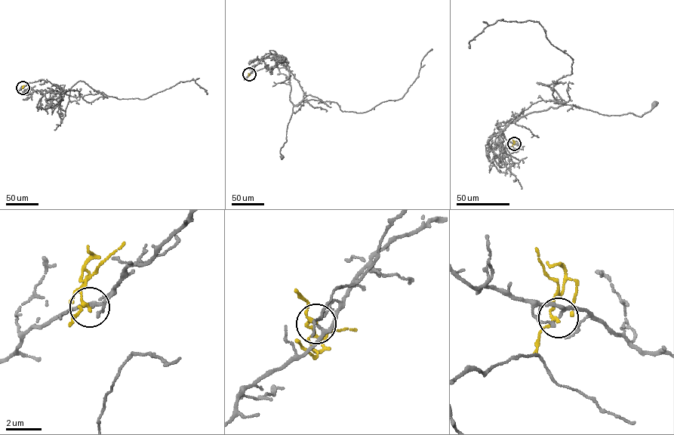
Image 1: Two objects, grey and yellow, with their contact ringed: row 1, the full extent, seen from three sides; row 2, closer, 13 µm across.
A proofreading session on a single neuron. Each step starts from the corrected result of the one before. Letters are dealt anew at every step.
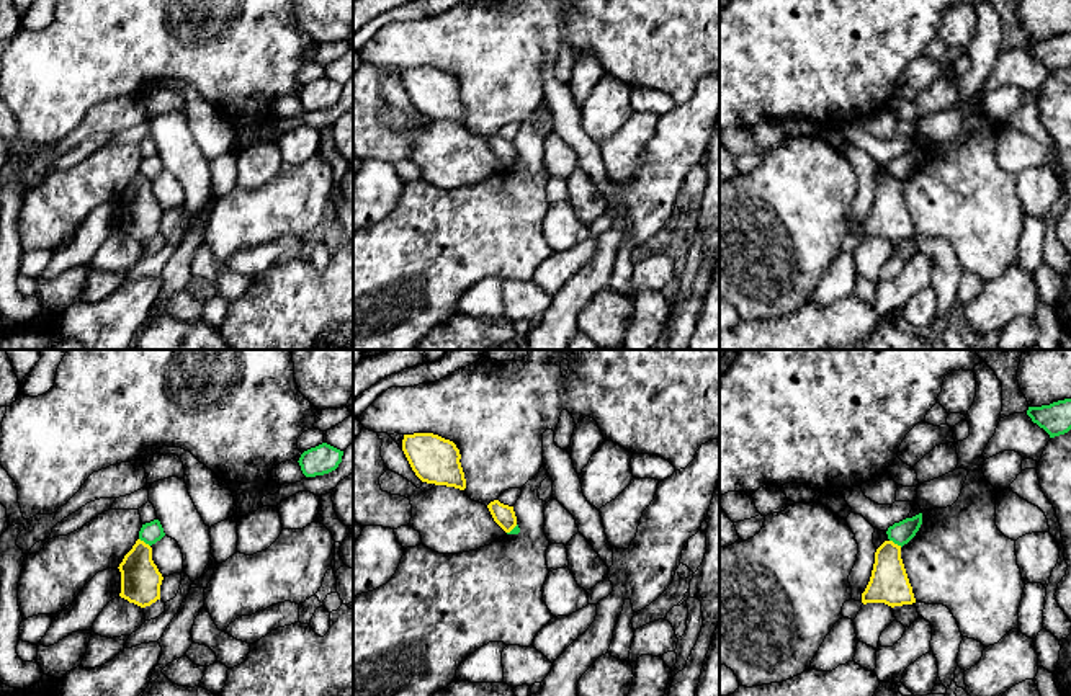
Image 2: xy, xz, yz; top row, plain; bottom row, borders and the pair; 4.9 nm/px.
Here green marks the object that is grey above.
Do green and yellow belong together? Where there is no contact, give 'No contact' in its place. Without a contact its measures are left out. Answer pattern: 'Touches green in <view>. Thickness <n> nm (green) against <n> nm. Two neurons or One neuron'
Touches green in yz. Thickness 110 nm (green) against 190 nm. Two neurons

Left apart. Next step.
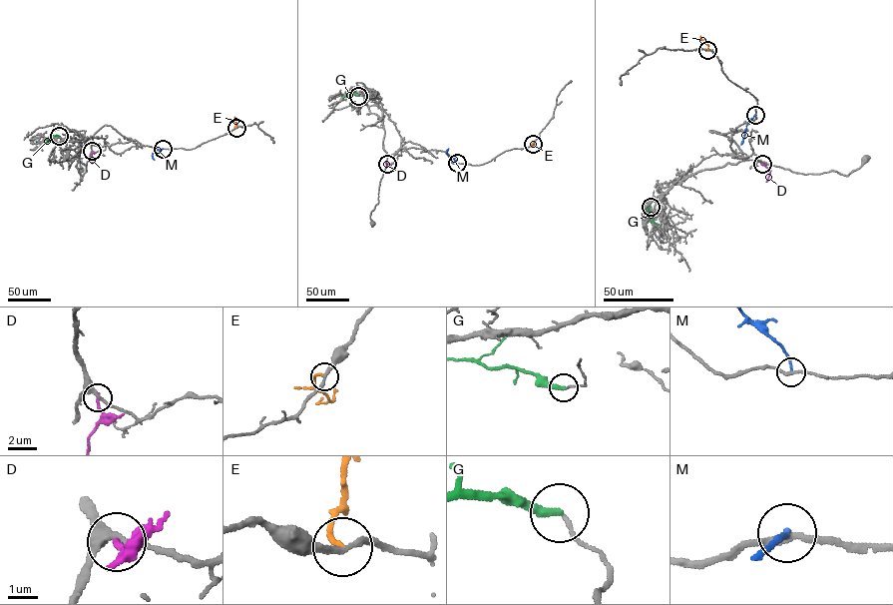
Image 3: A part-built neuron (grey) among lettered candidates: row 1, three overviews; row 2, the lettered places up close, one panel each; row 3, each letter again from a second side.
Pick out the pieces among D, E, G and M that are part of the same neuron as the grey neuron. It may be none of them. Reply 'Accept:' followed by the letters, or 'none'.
Accept: none

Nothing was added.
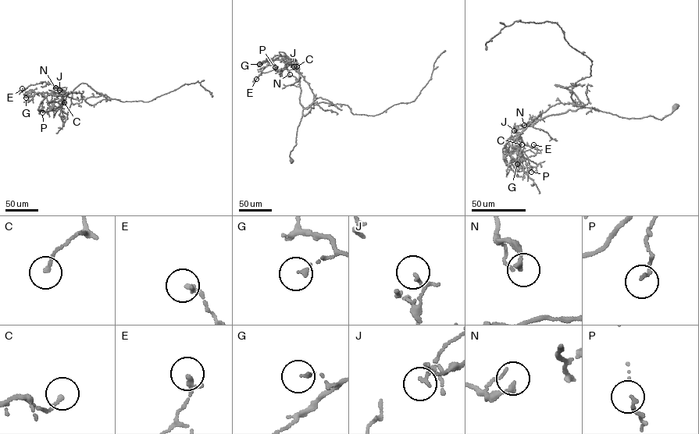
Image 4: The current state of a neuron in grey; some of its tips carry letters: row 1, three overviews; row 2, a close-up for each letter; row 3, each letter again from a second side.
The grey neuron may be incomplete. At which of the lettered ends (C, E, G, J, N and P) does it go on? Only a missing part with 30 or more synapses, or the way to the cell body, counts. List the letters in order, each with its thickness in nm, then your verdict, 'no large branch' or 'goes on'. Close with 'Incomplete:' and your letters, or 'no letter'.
C: 160 nm | no large branch
E: 200 nm | no large branch
G: 140 nm | no large branch
J: 110 nm | no large branch
N: 170 nm | no large branch
P: 140 nm | no large branch
Incomplete: no letter

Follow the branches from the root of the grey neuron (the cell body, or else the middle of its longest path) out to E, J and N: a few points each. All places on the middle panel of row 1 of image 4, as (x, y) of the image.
E: (292, 161), (290, 153), (296, 144), (303, 108), (299, 73), (294, 69), (275, 69), (256, 79)
J: (292, 161), (290, 153), (296, 144), (297, 129), (303, 108), (299, 102), (299, 73), (294, 66)
N: (292, 161), (290, 153), (296, 144), (303, 108), (299, 102), (299, 73), (294, 69), (288, 70), (290, 74)

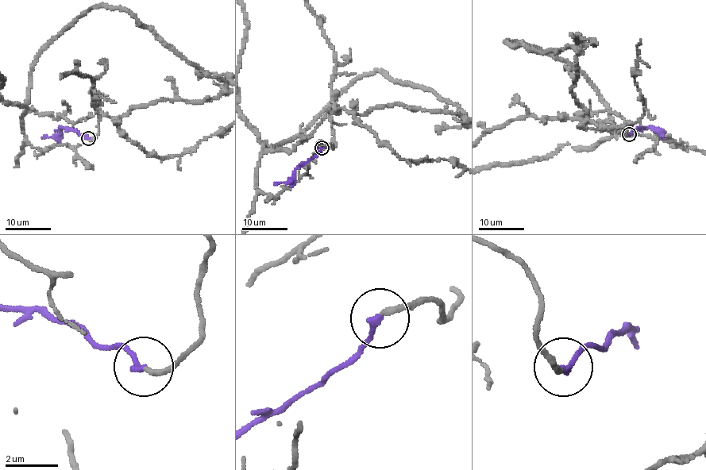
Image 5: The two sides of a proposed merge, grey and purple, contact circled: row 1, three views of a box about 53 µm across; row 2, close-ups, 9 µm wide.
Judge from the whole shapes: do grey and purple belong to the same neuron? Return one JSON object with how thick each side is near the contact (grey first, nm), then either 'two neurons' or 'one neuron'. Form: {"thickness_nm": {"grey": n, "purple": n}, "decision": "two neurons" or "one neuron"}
{"thickness_nm": {"grey": 190, "purple": 240}, "decision": "one neuron"}

